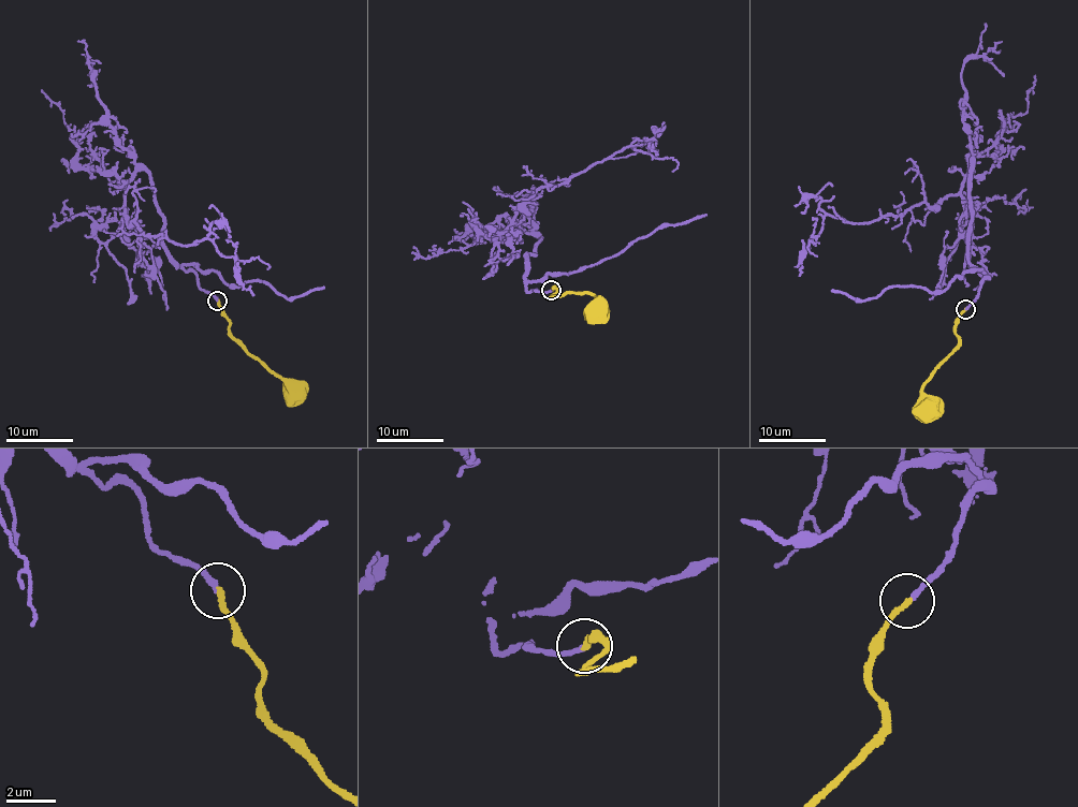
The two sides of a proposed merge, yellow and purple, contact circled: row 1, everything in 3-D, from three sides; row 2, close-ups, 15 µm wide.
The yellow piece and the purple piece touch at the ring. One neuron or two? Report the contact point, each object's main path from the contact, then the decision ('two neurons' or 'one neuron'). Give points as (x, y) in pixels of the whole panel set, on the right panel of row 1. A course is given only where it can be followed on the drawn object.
place (965, 309); course yellow (965, 308), (955, 328), (956, 347), (922, 387), (931, 408); course purple (965, 308), (987, 279), (967, 253), (974, 163), (936, 205), (855, 224), (826, 214), (807, 241), (817, 257); one neuron

